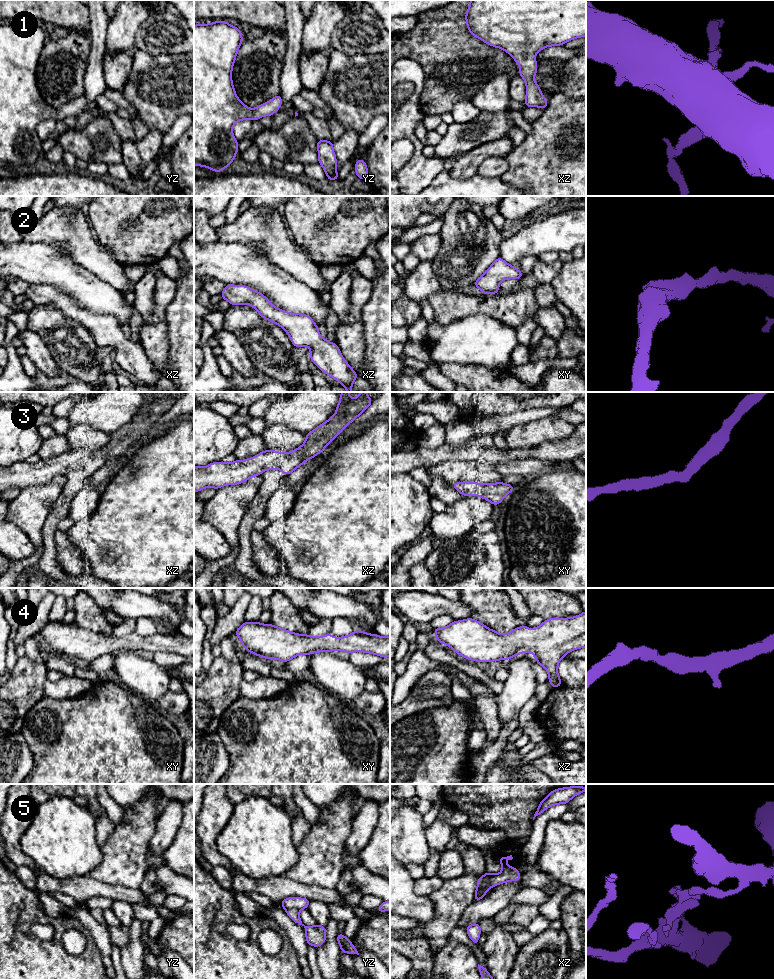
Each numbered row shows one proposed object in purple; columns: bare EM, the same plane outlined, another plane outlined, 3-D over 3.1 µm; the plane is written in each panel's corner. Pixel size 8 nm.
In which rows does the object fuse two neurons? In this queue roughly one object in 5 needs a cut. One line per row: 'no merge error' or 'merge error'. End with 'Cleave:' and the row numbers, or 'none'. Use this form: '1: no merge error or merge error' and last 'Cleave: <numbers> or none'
1: no merge error
2: no merge error
3: no merge error
4: no merge error
5: merge error
Cleave: 5

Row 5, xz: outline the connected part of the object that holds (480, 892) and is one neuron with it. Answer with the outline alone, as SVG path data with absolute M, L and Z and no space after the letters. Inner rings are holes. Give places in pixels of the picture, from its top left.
M491 886L479 887L475 891L474 901L479 901L481 898L485 897L487 891L491 888Z

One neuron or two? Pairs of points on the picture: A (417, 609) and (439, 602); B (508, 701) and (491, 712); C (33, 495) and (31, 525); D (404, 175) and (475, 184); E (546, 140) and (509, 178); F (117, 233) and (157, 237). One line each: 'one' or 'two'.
A: one
B: two
C: one
D: two
E: one
F: one

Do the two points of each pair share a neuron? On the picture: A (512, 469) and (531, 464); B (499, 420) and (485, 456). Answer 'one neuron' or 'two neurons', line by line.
A: one neuron
B: two neurons

